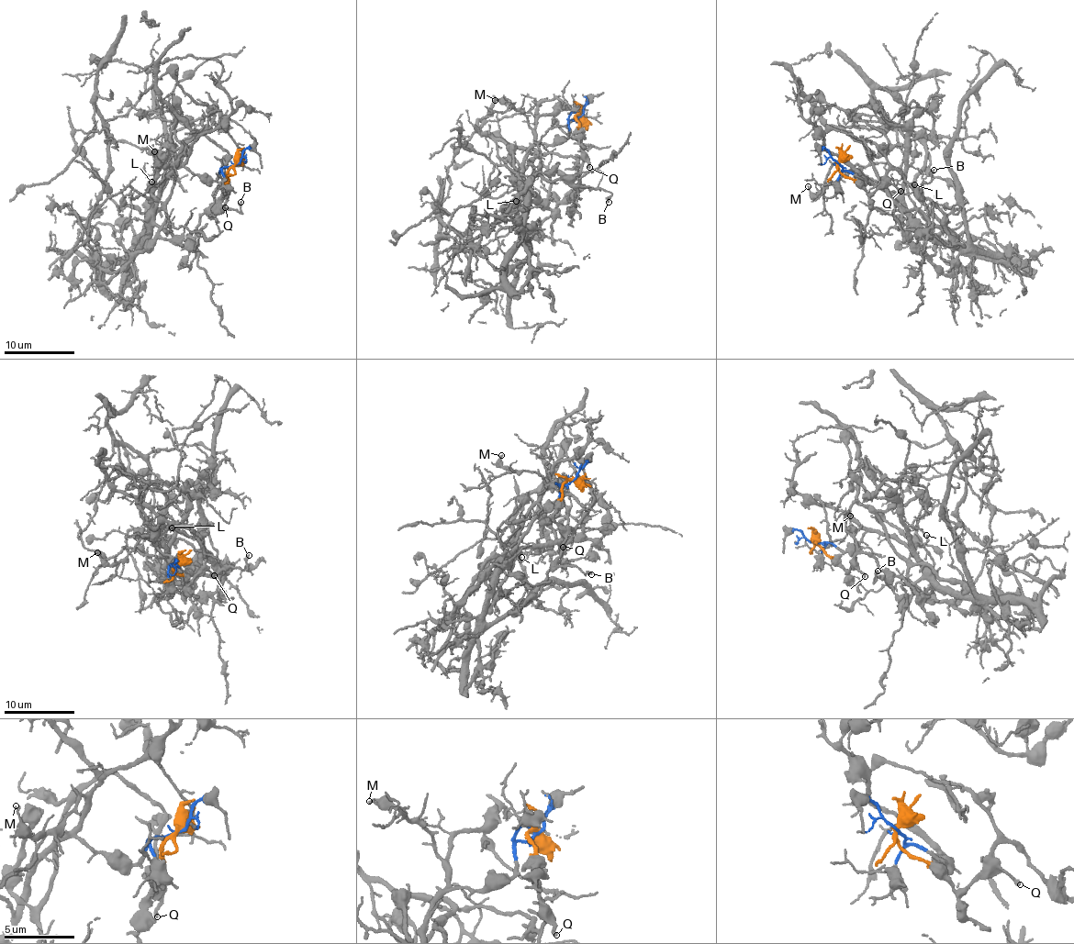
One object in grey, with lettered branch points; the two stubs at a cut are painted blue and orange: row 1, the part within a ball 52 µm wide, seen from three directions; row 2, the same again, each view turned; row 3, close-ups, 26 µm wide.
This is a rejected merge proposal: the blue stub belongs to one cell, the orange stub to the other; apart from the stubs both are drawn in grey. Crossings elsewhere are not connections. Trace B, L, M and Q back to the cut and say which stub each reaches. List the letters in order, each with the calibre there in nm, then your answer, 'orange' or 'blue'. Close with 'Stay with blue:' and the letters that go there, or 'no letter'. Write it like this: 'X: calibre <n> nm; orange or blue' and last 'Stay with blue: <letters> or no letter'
B: calibre 280 nm; orange
L: calibre 160 nm; orange
M: calibre 120 nm; blue
Q: calibre 220 nm; orange
Stay with blue: M

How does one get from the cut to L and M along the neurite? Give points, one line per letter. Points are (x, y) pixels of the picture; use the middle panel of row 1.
L: (580, 115), (580, 165), (555, 152), (540, 154), (529, 162), (530, 175), (517, 179), (517, 201)
M: (580, 115), (568, 121), (569, 134), (558, 144), (538, 145), (535, 131), (524, 114), (508, 103), (495, 99)

